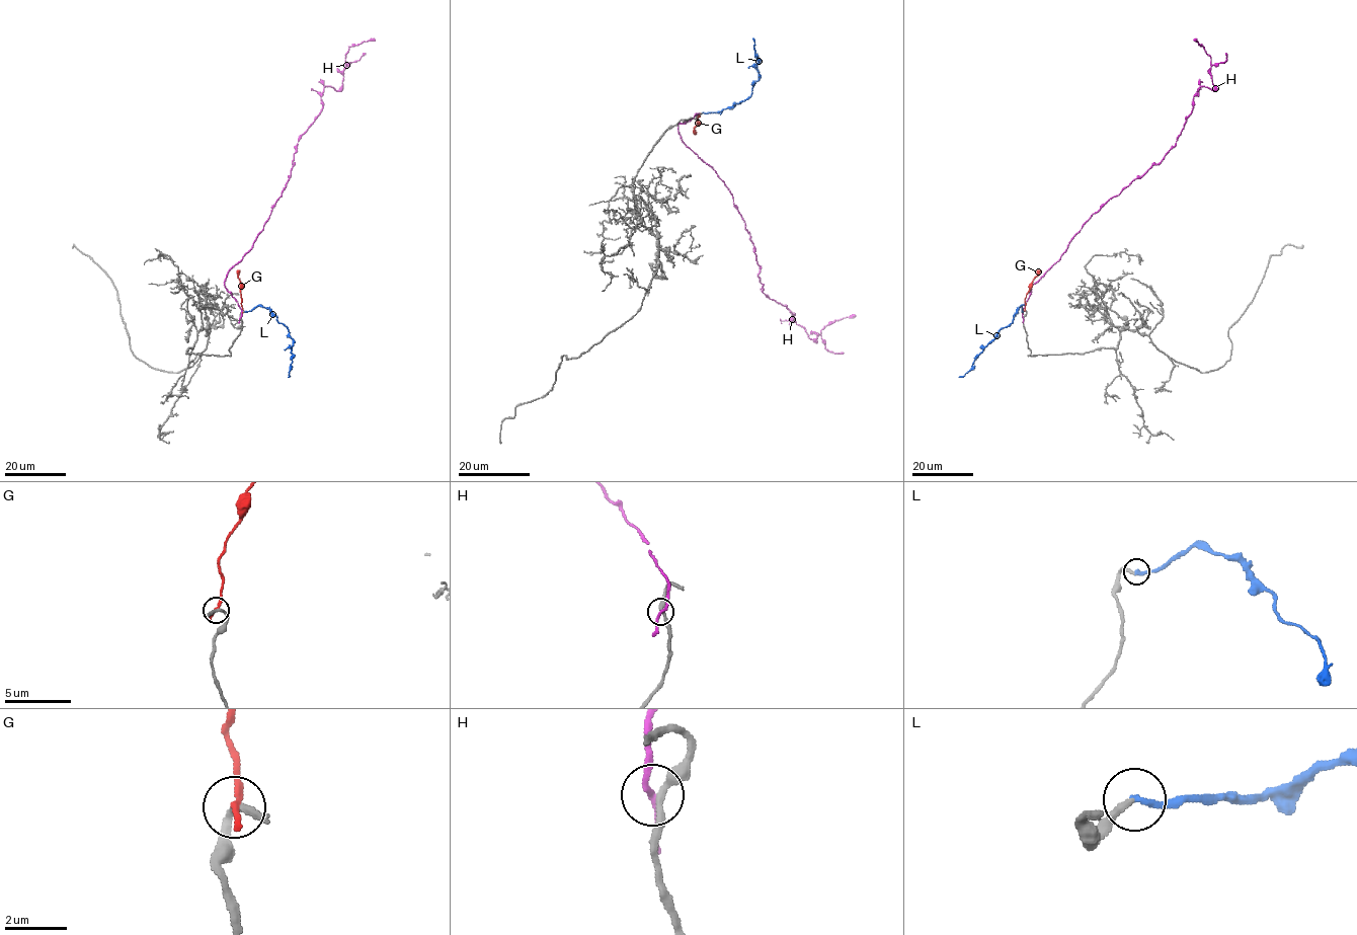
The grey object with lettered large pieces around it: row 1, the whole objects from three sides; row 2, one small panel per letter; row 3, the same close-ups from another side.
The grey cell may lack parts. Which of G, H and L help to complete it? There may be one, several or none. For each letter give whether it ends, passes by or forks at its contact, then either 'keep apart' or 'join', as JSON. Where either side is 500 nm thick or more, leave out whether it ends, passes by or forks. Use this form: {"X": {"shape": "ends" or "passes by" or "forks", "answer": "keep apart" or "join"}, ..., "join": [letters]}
{"G": {"shape": "ends", "answer": "keep apart"}, "H": {"shape": "passes by", "answer": "keep apart"}, "L": {"shape": "ends", "answer": "join"}, "join": ["L"]}

